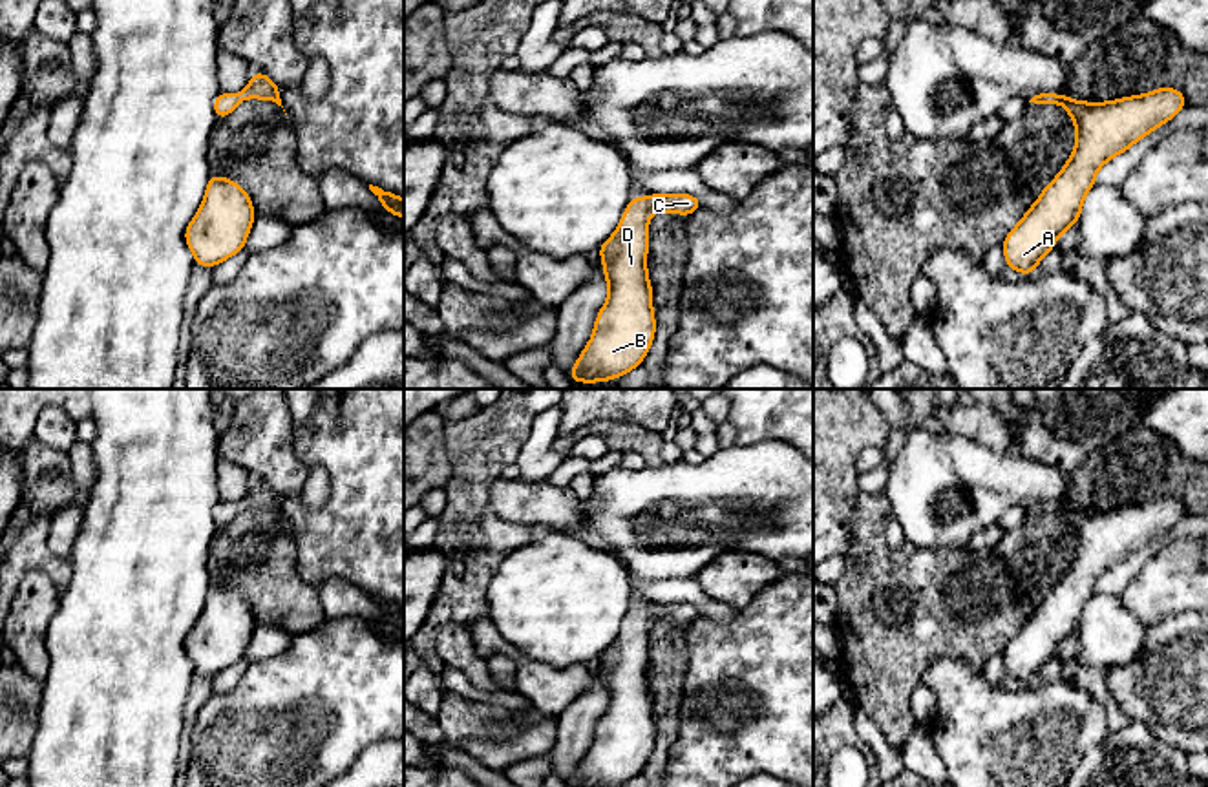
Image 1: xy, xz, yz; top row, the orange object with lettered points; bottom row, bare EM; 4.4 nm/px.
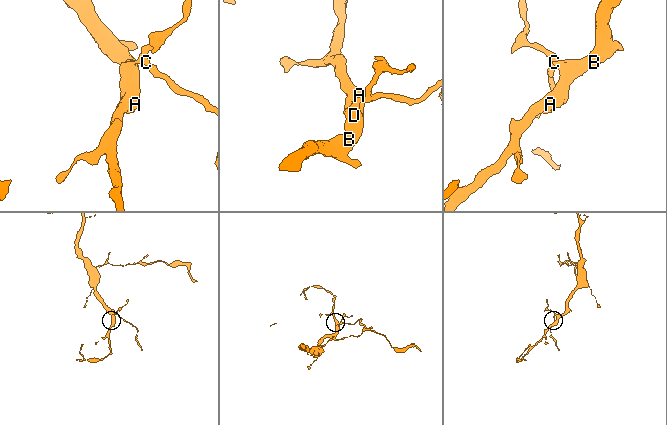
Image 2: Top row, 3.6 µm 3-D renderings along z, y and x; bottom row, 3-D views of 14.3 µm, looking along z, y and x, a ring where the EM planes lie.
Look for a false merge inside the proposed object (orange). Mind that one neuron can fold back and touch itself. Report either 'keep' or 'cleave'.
keep

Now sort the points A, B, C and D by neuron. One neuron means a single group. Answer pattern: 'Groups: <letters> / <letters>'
Groups: A B C D

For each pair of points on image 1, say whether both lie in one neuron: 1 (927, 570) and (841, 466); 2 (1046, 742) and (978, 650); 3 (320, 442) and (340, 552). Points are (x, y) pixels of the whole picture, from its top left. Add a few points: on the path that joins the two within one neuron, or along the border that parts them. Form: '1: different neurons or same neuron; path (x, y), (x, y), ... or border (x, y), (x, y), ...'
1: different neurons; border (858, 492), (852, 530), (848, 534)
2: different neurons; border (942, 656), (964, 660), (982, 674)
3: same neuron; path (342, 470), (342, 524)

